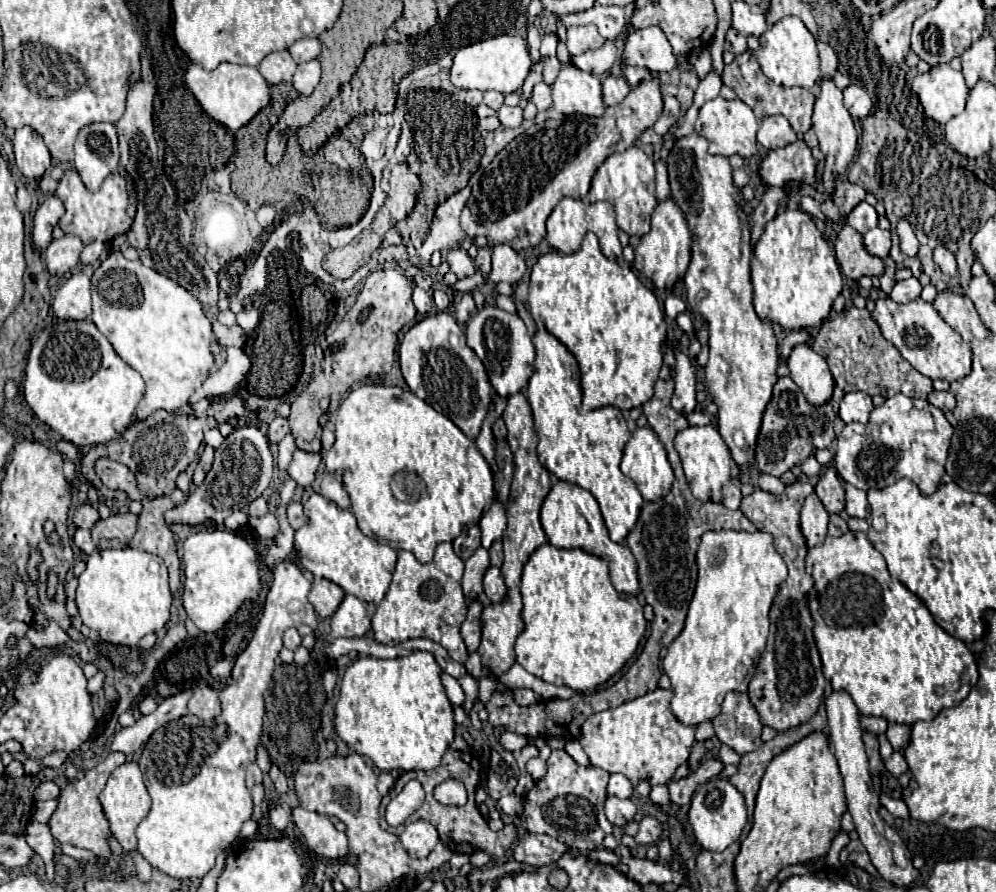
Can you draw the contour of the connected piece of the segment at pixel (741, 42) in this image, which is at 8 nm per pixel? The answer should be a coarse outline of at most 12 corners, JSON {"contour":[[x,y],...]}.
{"contour":[[728,29],[726,45],[728,51],[740,55],[748,49],[746,37],[738,31]]}

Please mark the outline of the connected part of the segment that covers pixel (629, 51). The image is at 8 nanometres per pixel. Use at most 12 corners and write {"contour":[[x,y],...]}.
{"contour":[[660,27],[630,31],[624,63],[672,71],[676,57]]}

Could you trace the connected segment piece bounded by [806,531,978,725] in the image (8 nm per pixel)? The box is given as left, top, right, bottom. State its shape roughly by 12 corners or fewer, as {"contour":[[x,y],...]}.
{"contour":[[866,533],[808,549],[822,673],[860,715],[930,721],[976,659]]}

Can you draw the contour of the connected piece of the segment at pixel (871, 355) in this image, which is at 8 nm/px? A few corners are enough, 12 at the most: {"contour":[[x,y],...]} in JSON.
{"contour":[[856,307],[812,347],[844,393],[926,399],[932,381]]}

